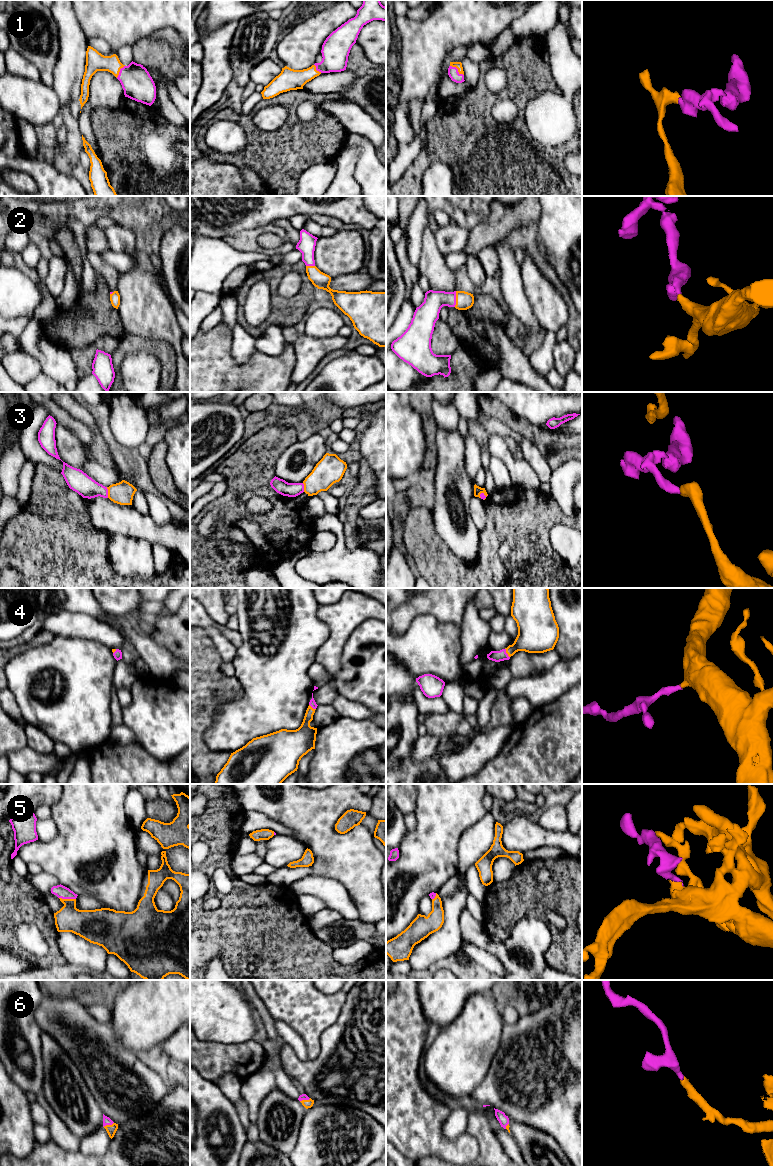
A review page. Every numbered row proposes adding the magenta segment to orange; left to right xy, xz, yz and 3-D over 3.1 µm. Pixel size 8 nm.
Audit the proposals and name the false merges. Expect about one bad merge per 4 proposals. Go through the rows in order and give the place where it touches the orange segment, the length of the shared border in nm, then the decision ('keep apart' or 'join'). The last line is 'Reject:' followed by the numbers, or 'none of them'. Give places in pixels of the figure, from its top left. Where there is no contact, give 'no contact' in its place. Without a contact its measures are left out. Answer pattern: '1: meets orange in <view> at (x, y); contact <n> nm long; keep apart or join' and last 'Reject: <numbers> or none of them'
1: meets orange in yz at (457, 68); contact 140 nm long; join
2: meets orange in yz at (456, 299); contact 130 nm long; join
3: meets orange in xy at (108, 492); contact 90 nm long; keep apart
4: meets orange in yz at (507, 653); contact 90 nm long; join
5: meets orange in xy at (67, 899); contact 140 nm long; join
6: meets orange in xy at (108, 1125); contact 90 nm long; join
Reject: 3

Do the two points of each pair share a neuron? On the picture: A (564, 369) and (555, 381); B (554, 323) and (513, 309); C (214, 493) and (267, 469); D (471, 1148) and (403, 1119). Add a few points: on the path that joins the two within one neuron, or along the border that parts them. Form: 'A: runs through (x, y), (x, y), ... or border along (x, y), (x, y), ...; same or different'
A: border along (554, 368), (564, 380); different
B: border along (526, 295), (532, 312), (541, 325); different
C: border along (225, 481), (225, 492), (211, 502); different
D: runs through (454, 1148), (442, 1148), (426, 1139), (420, 1133); same

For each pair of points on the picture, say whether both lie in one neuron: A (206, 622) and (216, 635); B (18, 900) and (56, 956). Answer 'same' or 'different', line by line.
A: same
B: same

